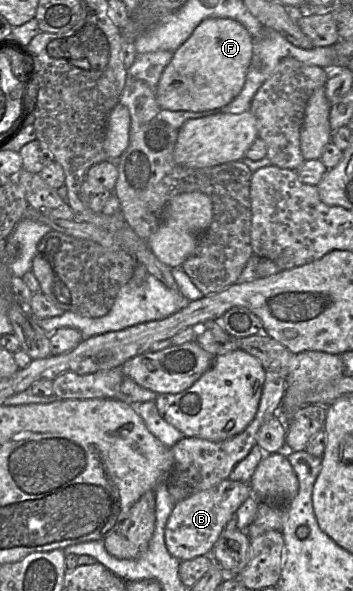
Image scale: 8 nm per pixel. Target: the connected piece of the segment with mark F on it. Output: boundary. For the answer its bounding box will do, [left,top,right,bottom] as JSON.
[156,18,253,112]

